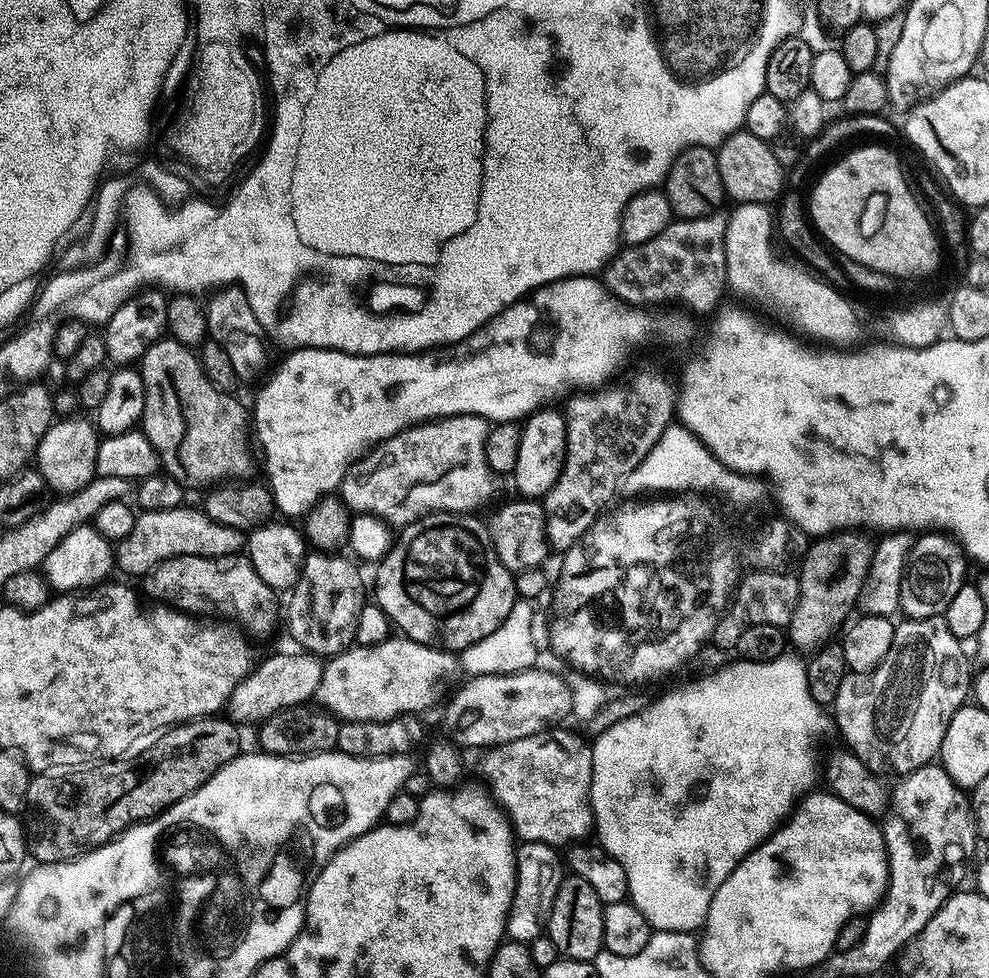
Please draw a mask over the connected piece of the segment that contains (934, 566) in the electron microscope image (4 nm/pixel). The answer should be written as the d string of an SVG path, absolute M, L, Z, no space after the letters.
M928 530L915 537L912 549L908 555L908 565L904 567L904 577L902 578L902 592L900 594L900 612L905 617L921 620L931 616L943 616L946 606L950 606L950 598L958 594L958 590L966 583L964 576L968 572L969 561L966 553L960 546L959 540L951 535L939 530Z

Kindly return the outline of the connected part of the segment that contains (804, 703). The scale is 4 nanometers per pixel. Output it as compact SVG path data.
M783 654L777 657L776 660L745 660L743 658L737 659L737 664L728 664L725 668L717 670L713 676L704 676L697 684L688 684L685 688L676 688L673 692L668 692L665 696L660 696L657 700L653 699L644 709L641 714L632 716L628 720L618 721L616 724L610 726L608 729L599 733L597 740L592 744L592 757L595 762L595 770L592 775L592 789L593 789L593 807L595 808L594 826L597 835L600 834L599 843L602 845L603 851L607 853L611 859L615 860L617 864L623 868L628 876L628 896L631 903L640 908L645 917L649 920L653 929L670 929L672 931L692 932L699 929L704 923L704 919L708 916L708 907L714 898L714 894L718 890L718 886L722 886L722 882L726 882L726 878L730 878L732 871L750 855L750 853L757 848L759 844L764 843L777 828L783 825L784 821L792 815L794 805L805 794L813 791L817 787L816 772L818 776L818 764L816 768L816 739L827 730L828 724L830 728L830 716L826 713L825 705L819 704L810 694L810 686L808 685L808 669L803 659L799 660L796 656L790 654Z

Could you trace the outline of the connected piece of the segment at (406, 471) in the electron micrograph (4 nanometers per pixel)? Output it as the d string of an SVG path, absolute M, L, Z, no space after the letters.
M462 414L461 416L444 416L440 420L429 420L427 424L413 424L405 432L399 432L396 436L389 437L383 441L375 450L369 451L360 457L348 473L344 475L342 484L346 489L348 487L348 496L361 508L361 513L371 514L389 525L395 524L412 524L415 520L420 520L423 516L428 516L431 512L472 512L475 508L480 508L496 492L497 473L493 472L492 467L488 465L488 433L490 431L489 421L483 416L471 416Z

